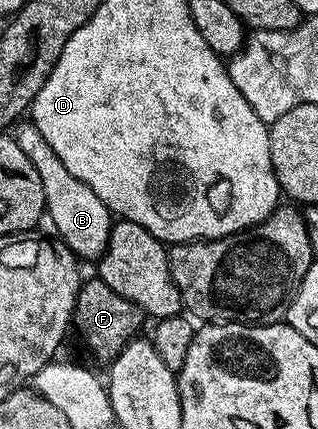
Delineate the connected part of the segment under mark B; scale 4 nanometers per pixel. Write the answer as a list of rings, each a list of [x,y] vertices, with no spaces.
[[[51,157],[50,174],[48,170],[48,180],[44,181],[44,192],[46,193],[46,214],[48,218],[54,221],[54,226],[58,229],[57,237],[69,248],[79,259],[94,258],[101,259],[107,250],[110,238],[110,229],[112,227],[112,212],[64,164],[59,158]]]

